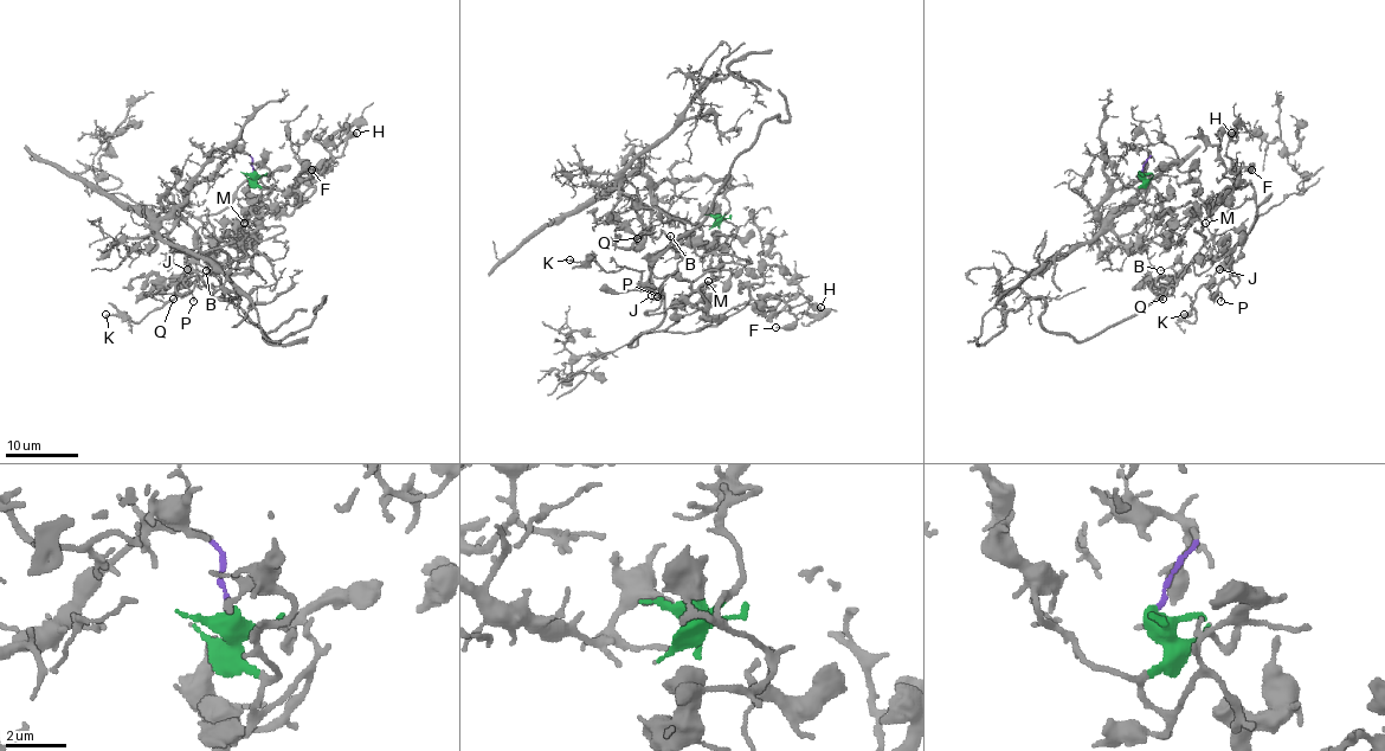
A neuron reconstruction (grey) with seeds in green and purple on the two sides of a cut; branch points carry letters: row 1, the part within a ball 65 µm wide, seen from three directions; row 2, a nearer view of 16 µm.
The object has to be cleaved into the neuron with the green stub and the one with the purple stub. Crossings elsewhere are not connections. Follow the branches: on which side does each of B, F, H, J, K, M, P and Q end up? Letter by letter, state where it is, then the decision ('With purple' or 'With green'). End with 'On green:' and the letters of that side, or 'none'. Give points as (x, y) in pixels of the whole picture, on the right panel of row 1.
B: Place: (1160, 270). With green
F: Place: (1251, 169). With green
H: Place: (1231, 133). With green
J: Place: (1219, 269). With green
K: Place: (1184, 314). With green
M: Place: (1205, 223). With green
P: Place: (1221, 301). With green
Q: Place: (1163, 299). With green
On green: B, F, H, J, K, M, P, Q

